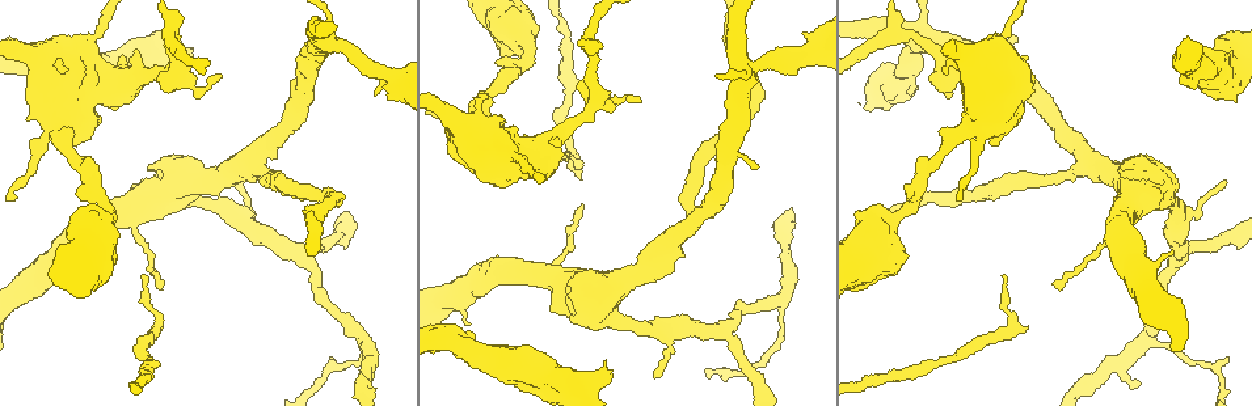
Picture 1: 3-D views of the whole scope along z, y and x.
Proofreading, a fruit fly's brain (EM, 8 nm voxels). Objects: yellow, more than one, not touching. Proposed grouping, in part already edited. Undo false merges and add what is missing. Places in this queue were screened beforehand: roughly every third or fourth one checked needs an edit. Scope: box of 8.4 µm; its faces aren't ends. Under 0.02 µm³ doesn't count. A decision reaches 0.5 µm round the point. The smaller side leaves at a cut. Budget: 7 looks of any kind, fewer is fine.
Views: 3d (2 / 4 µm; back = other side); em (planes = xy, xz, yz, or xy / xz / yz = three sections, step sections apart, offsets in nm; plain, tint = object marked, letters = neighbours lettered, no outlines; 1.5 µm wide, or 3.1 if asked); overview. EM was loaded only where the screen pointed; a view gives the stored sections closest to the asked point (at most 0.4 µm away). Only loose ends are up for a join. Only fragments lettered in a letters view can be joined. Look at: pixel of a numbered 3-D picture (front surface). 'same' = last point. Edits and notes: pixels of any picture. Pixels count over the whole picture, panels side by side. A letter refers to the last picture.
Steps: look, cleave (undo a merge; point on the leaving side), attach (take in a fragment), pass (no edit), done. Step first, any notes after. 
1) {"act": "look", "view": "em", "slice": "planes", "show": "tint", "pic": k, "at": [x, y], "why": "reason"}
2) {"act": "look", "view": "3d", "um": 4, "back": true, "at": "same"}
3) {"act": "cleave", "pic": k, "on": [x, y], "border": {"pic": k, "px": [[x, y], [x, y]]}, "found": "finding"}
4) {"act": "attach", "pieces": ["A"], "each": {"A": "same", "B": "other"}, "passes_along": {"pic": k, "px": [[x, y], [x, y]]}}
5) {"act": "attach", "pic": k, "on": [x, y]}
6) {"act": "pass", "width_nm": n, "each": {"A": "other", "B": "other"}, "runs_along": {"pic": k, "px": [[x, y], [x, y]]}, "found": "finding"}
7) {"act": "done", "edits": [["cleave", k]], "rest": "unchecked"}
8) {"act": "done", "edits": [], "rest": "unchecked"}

{"act": "look", "view": "em", "slice": "xy", "step": 4, "show": "letters", "pic": 1, "at": [640, 99], "why": "thin end"}

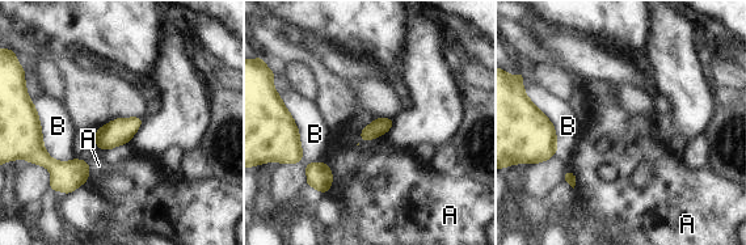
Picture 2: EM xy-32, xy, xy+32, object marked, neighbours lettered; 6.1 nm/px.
{"act": "pass", "each": {"A": "other", "B": "other"}, "border": {"pic": 2, "px": [[387, 131], [365, 140], [358, 135]]}, "found": "no lettered fragment goes on from it"}

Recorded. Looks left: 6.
{"act": "look", "view": "3d", "um": 2, "pic": 1, "at": [604, 360], "why": "stops while still wide"}

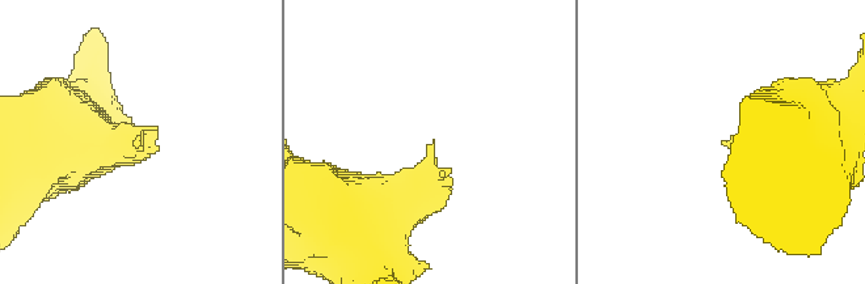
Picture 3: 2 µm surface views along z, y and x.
{"act": "look", "view": "em", "slice": "planes", "show": "letters", "pic": 3, "at": [140, 148]}

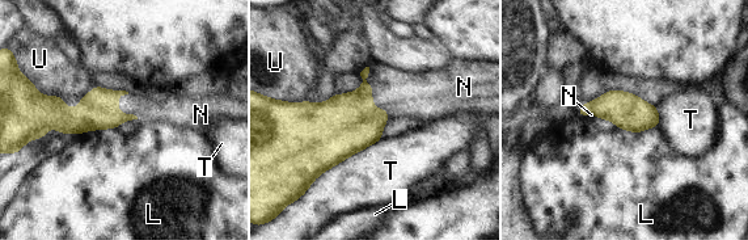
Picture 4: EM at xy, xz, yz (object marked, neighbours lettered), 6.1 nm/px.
{"act": "attach", "pieces": ["N"], "each": {"L": "other", "N": "same", "T": "other", "U": "other"}, "passes_along": {"pic": 4, "px": [[350, 120], [364, 81], [404, 88]]}, "found": "the neuron continues"}

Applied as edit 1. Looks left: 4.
{"act": "look", "view": "em", "slice": "yz", "step": 8, "show": "letters", "pic": 1, "at": [1224, 179], "why": "thin end"}

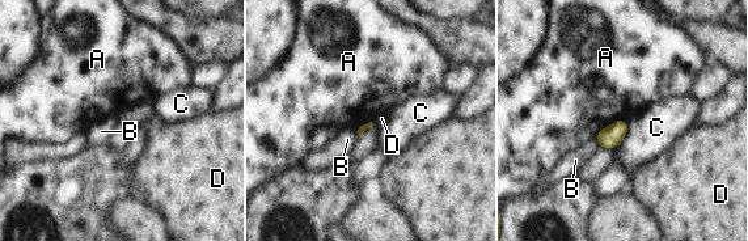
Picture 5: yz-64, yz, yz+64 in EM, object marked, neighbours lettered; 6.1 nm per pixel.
{"act": "pass", "longest_contact_nm": ["A", 220], "each": {"A": "other", "B": "other", "C": "other", "D": "other"}, "border": {"pic": 5, "px": [[625, 119], [607, 125], [594, 136]]}, "found": "none of them fits"}

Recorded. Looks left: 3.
{"act": "done", "edits": [["attach", 4]], "rest": "unchecked"}

